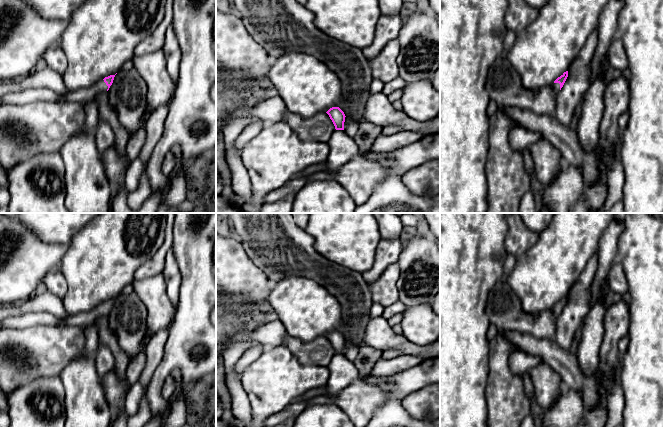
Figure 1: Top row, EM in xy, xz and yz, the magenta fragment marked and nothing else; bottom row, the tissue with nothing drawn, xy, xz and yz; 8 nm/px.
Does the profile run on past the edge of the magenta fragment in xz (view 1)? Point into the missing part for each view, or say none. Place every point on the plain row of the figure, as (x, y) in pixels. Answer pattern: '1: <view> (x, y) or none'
1: none

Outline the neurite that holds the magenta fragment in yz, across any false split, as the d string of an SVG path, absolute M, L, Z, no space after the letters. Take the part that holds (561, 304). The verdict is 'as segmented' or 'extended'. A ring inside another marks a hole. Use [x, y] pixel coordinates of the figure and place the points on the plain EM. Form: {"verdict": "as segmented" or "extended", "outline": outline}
{"verdict": "extended", "outline": "M568 295L564 296L560 301L558 301L554 305L554 307L552 309L553 309L553 313L555 316L558 316L559 314L561 314L561 312L563 311L567 301L568 301Z"}

